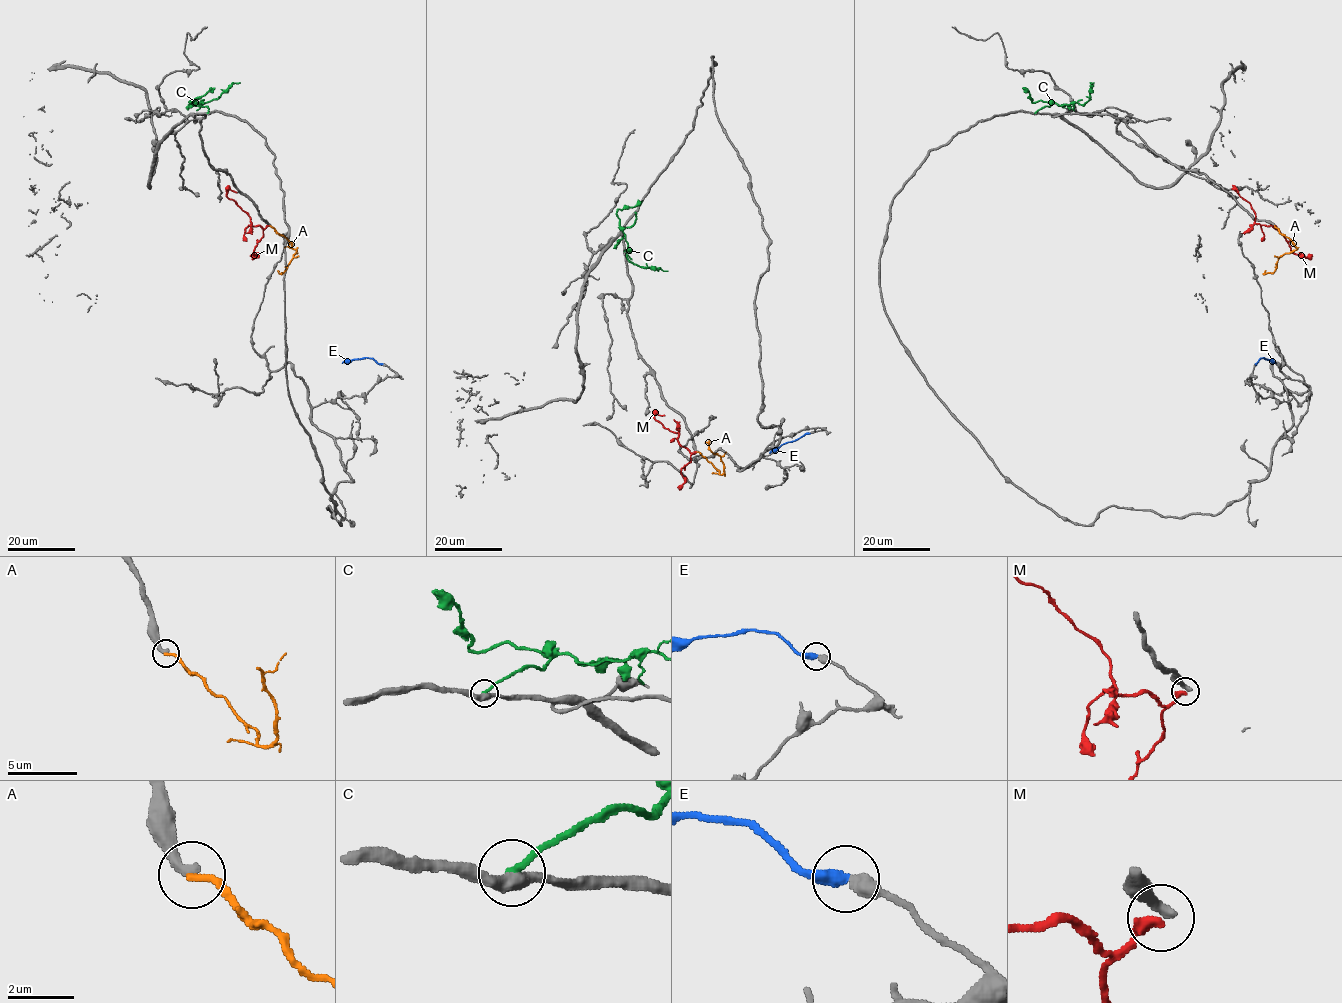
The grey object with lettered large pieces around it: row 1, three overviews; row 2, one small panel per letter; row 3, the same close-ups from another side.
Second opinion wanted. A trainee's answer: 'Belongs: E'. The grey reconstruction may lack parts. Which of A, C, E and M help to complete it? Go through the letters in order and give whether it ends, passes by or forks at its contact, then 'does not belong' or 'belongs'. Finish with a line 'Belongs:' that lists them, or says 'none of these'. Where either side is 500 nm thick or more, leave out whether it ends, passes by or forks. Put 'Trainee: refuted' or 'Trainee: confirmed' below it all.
A: it ends | does not belong
C: it ends | does not belong
E: it ends | belongs
M: it ends | does not belong
Belongs: E
Trainee: confirmed

